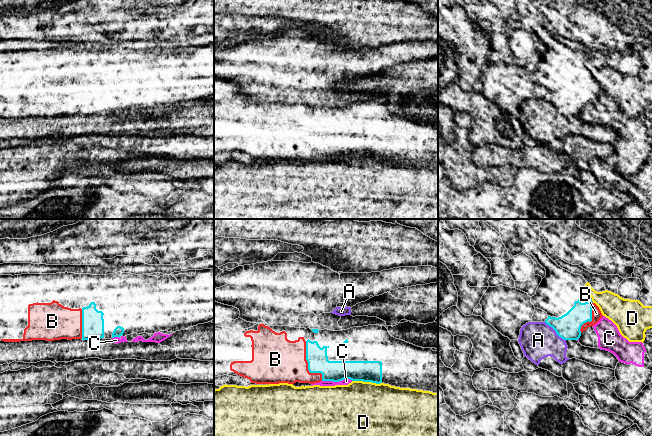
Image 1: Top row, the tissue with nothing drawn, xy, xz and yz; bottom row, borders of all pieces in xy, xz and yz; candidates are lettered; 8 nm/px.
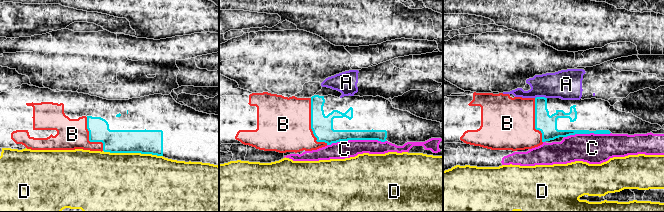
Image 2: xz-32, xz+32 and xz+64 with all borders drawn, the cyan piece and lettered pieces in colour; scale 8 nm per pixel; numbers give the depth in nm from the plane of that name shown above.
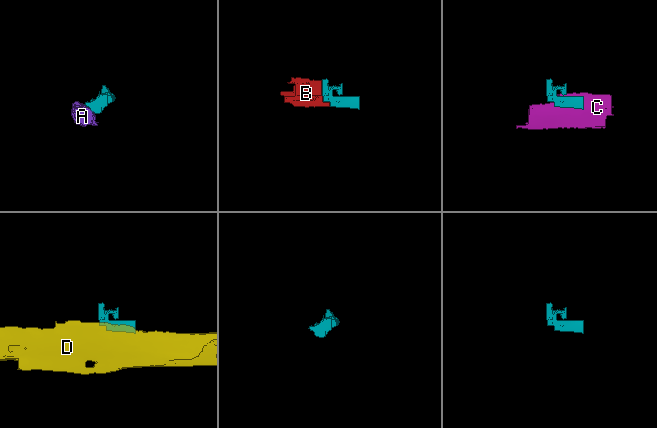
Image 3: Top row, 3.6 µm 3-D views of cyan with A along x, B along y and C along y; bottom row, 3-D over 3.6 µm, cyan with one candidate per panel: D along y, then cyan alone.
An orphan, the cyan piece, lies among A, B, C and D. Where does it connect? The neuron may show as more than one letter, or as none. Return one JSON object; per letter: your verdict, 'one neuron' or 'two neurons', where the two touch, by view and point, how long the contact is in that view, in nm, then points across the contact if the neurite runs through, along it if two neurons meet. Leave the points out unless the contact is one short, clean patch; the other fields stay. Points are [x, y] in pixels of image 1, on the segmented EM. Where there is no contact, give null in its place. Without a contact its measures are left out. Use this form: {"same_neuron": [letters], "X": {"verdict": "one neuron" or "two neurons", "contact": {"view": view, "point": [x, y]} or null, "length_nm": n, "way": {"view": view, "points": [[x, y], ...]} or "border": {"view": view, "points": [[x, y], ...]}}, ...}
{"same_neuron": ["B"], "A": {"verdict": "two neurons", "contact": {"view": "yz", "point": [555, 330]}, "length_nm": 220, "border": {"view": "yz", "points": [[544, 322], [551, 326], [565, 340]]}}, "B": {"verdict": "one neuron", "contact": {"view": "xz", "point": [308, 365]}, "length_nm": 340, "way": {"view": "xz", "points": [[317, 358], [308, 365], [304, 361], [278, 360]]}}, "C": {"verdict": "two neurons", "contact": {"view": "xz", "point": [337, 381]}, "length_nm": 240, "border": {"view": "xz", "points": [[352, 380], [322, 381]]}}, "D": {"verdict": "two neurons", "contact": {"view": "xz", "point": [367, 381]}, "length_nm": 240}}

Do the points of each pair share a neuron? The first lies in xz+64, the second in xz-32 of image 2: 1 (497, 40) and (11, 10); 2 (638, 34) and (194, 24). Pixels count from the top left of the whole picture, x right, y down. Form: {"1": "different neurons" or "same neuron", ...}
{"1": "different neurons", "2": "same neuron"}

